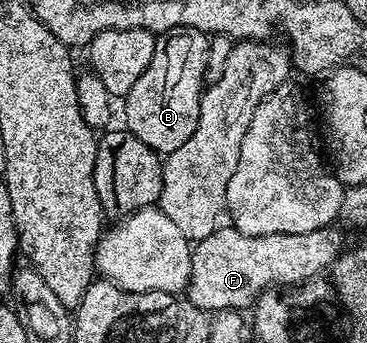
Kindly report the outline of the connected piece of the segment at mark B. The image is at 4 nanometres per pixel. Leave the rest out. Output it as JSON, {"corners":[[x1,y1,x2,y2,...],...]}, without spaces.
{"corners":[[174,26,158,38,148,68,140,72,140,80,124,96,126,102,125,129,144,140,159,156,176,152,188,136,196,132,200,120,200,104,204,93,204,68,208,64,209,37,196,28]]}

